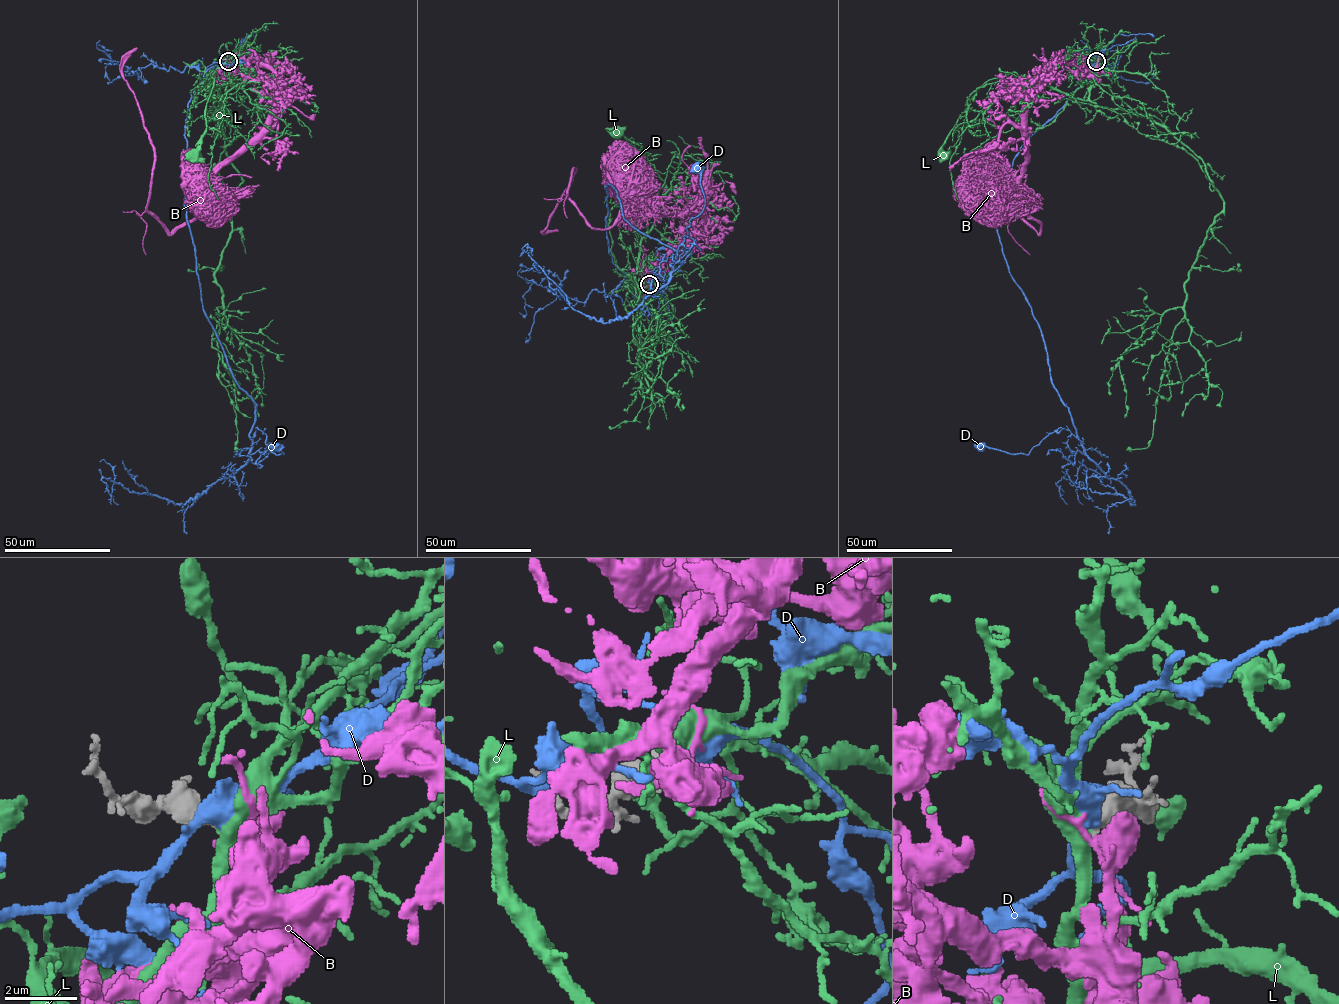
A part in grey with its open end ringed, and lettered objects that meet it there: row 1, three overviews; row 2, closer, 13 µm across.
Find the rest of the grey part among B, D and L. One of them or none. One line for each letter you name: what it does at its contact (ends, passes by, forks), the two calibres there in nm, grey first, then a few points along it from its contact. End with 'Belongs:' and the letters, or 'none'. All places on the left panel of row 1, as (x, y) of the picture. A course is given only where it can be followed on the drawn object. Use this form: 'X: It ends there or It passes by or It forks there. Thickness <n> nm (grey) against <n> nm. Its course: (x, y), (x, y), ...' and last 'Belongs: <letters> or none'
L: It passes by. Thickness 220 nm (grey) against 320 nm. Its course: (227, 60), (209, 82), (208, 93), (214, 100), (220, 86), (214, 86), (215, 72), (197, 154)
Belongs: L

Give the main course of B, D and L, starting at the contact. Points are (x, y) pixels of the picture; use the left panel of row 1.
B: (227, 61), (262, 63), (281, 99), (199, 213), (170, 234), (147, 210), (154, 151), (122, 72), (137, 48)
D: (227, 60), (188, 103), (184, 207), (205, 315), (255, 403), (249, 434), (257, 427), (284, 453), (275, 446)
L: (227, 60), (209, 82), (208, 93), (214, 100), (220, 86), (214, 86), (215, 72), (197, 154)

